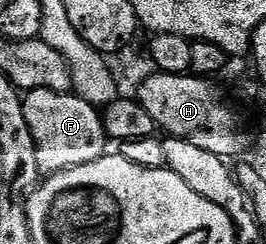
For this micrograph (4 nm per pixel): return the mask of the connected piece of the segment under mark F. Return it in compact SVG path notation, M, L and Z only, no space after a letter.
M32 89L23 96L24 119L28 122L28 131L32 131L32 139L36 147L36 167L39 174L59 173L72 167L80 167L84 163L92 163L107 152L108 138L102 126L102 117L95 106L89 105L73 93L57 93L47 89Z

